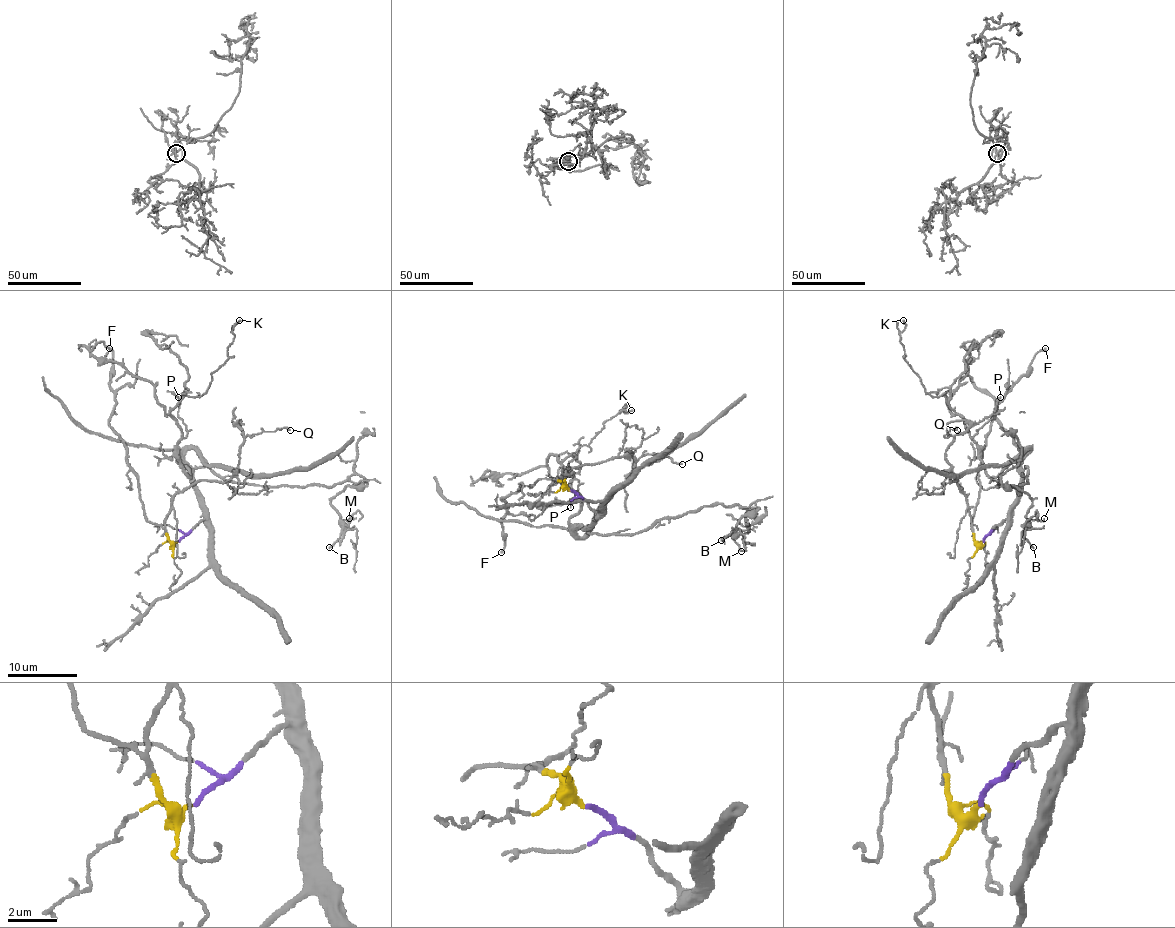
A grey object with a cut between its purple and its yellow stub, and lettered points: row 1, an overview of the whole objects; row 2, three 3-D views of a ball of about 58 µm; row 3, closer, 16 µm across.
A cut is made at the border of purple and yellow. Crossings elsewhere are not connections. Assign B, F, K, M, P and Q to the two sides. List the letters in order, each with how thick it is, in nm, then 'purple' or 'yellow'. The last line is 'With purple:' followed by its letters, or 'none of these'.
B: 120 nm thick; purple
F: 150 nm thick; yellow
K: 140 nm thick; purple
M: 110 nm thick; purple
P: 120 nm thick; purple
Q: 120 nm thick; yellow
With purple: B, K, M, P

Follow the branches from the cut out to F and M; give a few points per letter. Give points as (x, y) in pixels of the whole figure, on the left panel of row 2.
F: (177, 542), (149, 521), (128, 450), (111, 426), (116, 403), (109, 384), (109, 347)
M: (179, 542), (203, 518), (198, 467), (255, 485), (361, 476), (330, 502), (349, 518)

